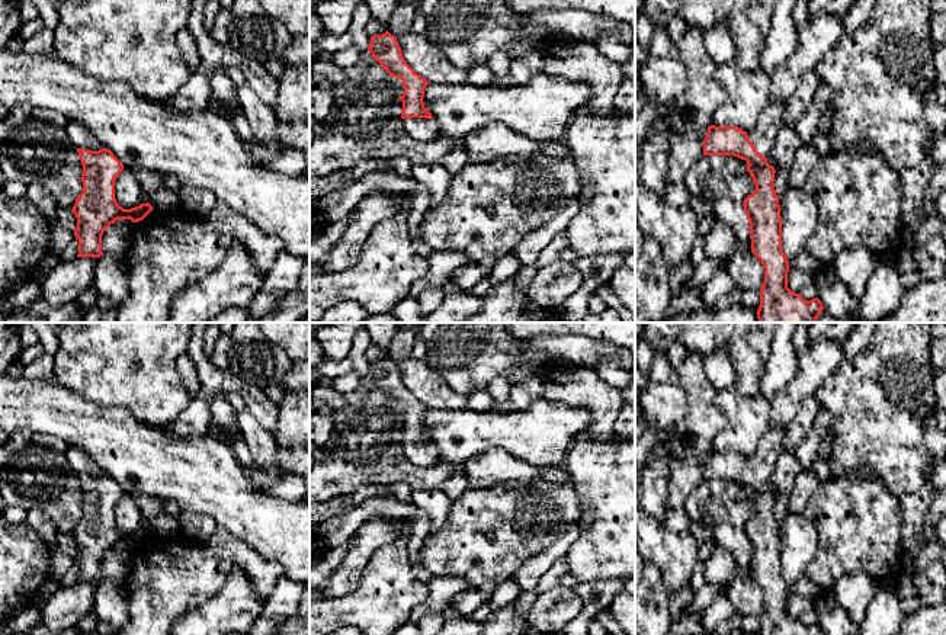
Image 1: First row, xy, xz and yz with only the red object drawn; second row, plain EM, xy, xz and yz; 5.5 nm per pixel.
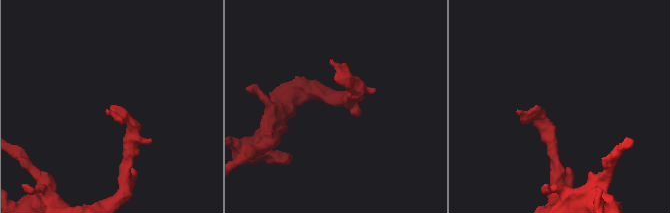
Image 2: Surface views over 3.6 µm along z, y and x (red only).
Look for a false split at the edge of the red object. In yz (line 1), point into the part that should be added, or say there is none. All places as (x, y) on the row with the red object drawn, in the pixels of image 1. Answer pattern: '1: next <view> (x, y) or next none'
1: next yz (818, 35)

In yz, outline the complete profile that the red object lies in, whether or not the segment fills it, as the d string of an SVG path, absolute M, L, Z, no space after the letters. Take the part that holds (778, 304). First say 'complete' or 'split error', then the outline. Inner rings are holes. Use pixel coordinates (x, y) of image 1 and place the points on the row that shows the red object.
split error | M817 15L796 29L792 55L772 76L770 103L750 132L738 126L708 126L703 155L734 155L747 161L756 190L744 199L750 224L751 253L764 267L760 289L760 323L817 323L824 307L818 298L806 301L788 288L789 262L782 250L782 217L775 192L772 153L785 126L782 115L802 77L815 70L844 35L844 15Z

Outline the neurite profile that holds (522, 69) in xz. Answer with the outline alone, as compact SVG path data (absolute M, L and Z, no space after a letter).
M535 48L526 55L512 60L509 73L503 77L496 77L494 84L523 84L538 73L543 73L543 55L539 48Z

